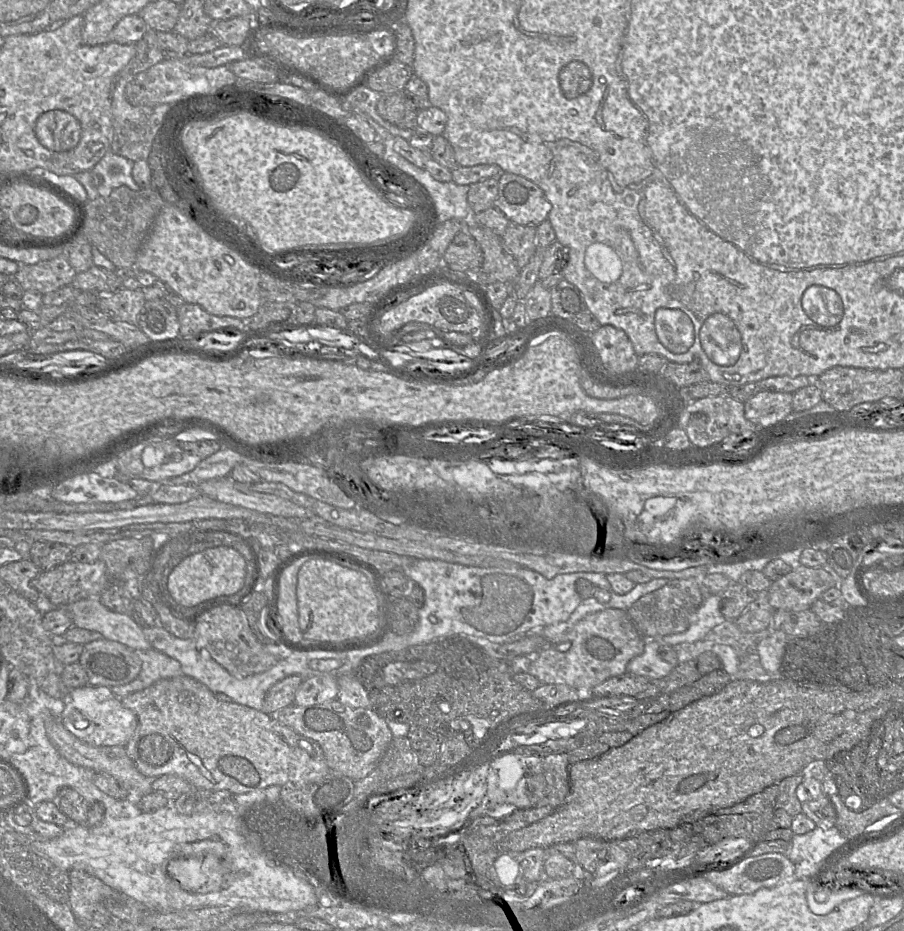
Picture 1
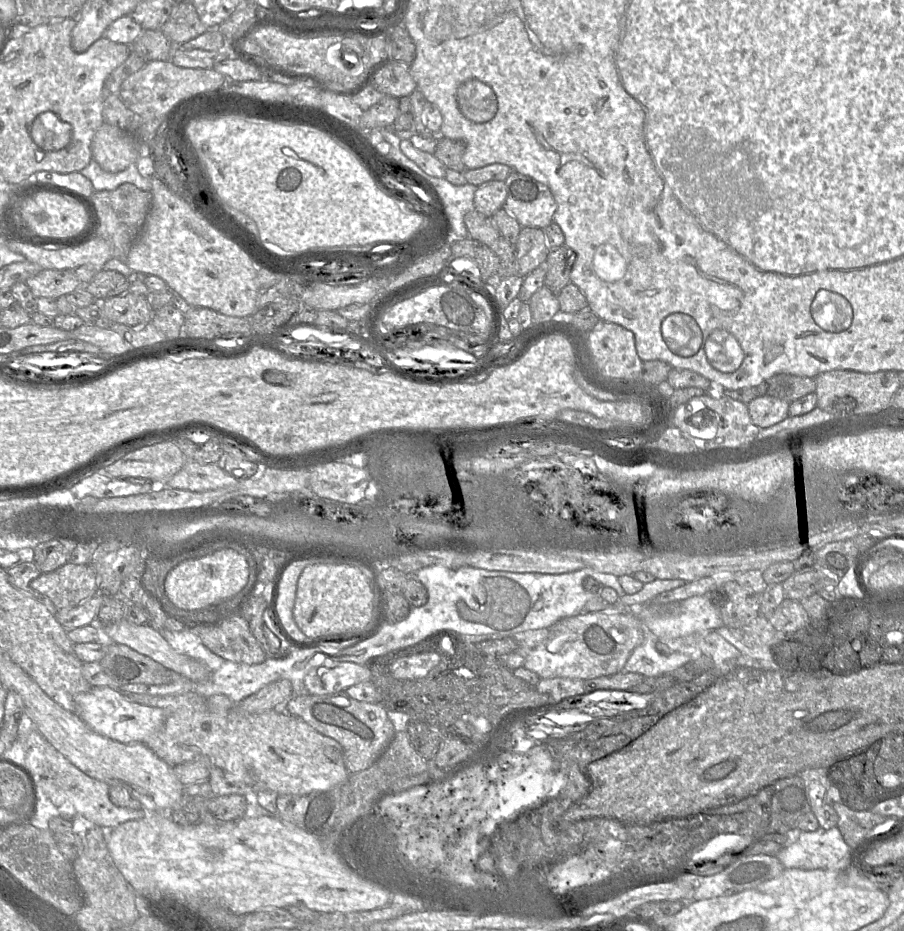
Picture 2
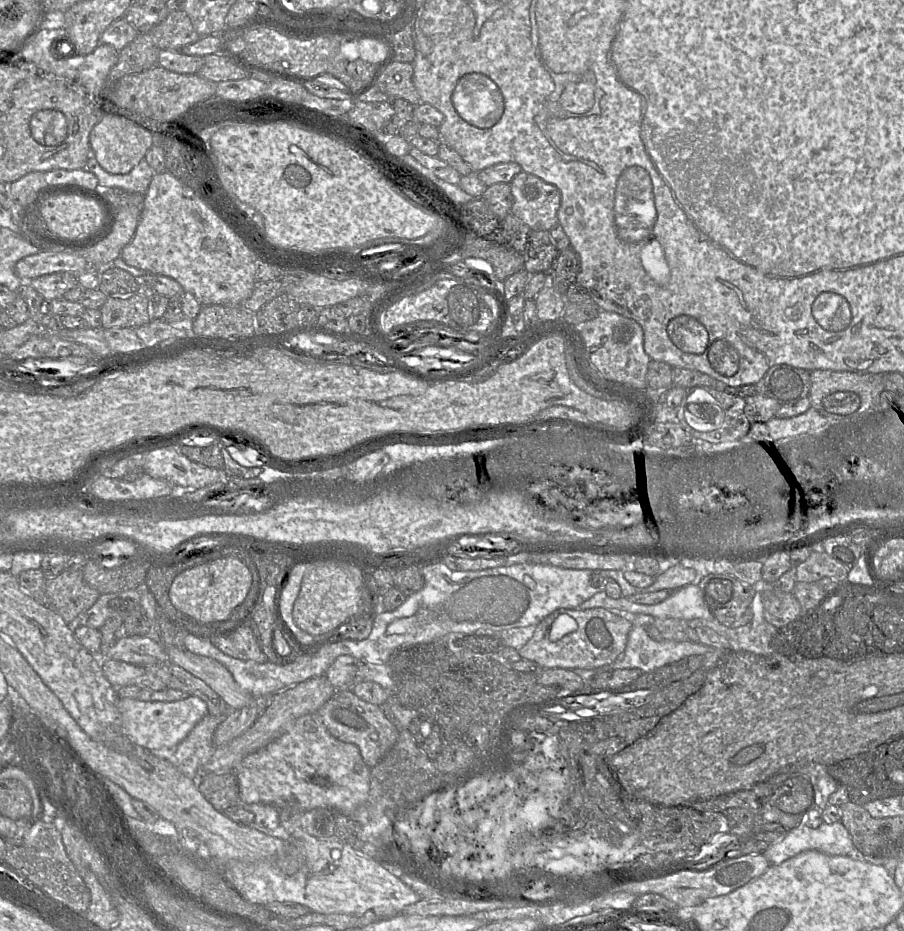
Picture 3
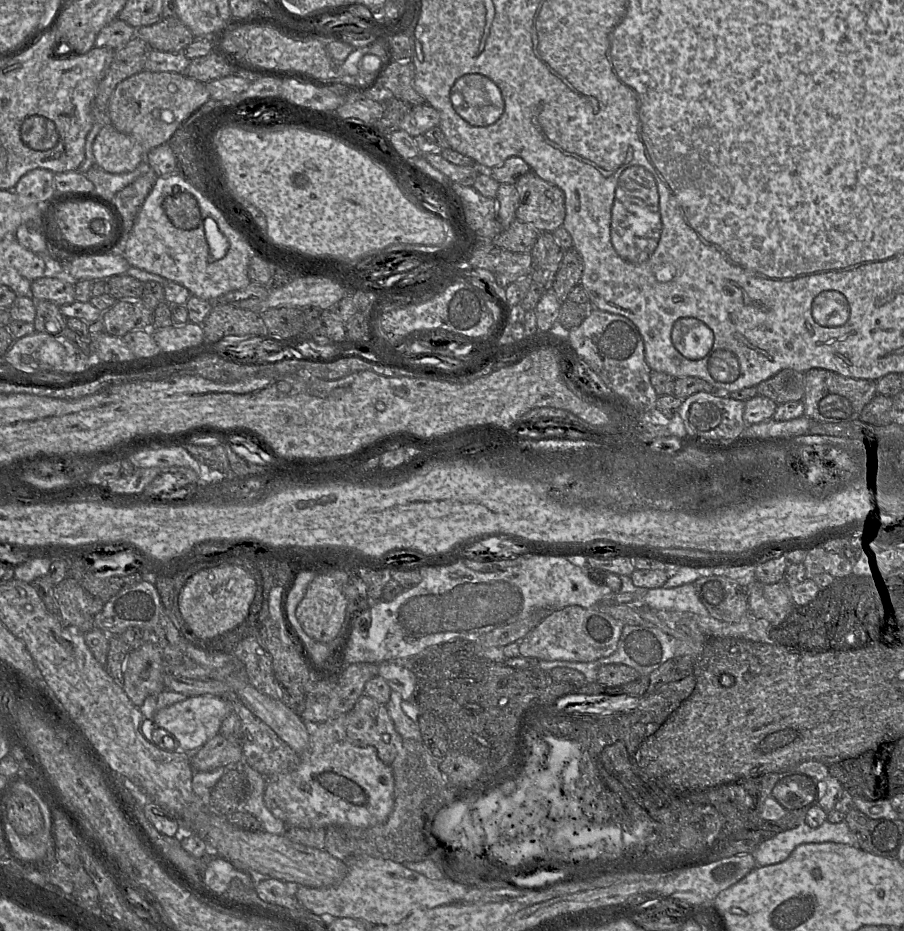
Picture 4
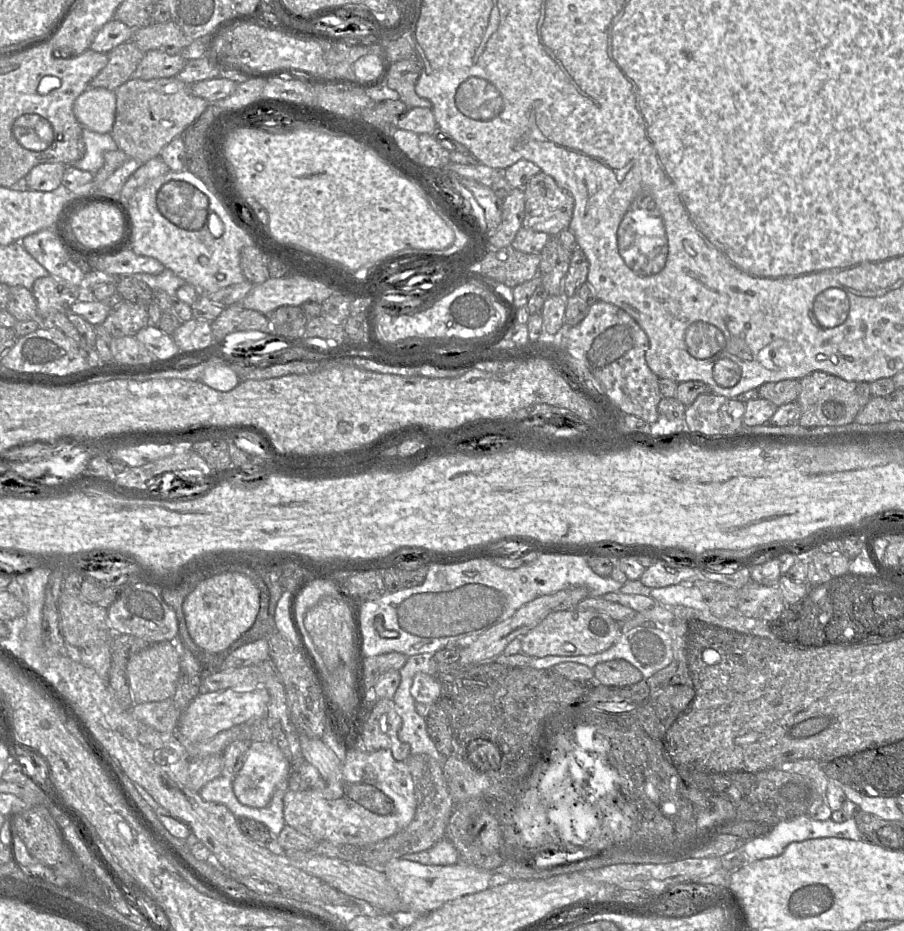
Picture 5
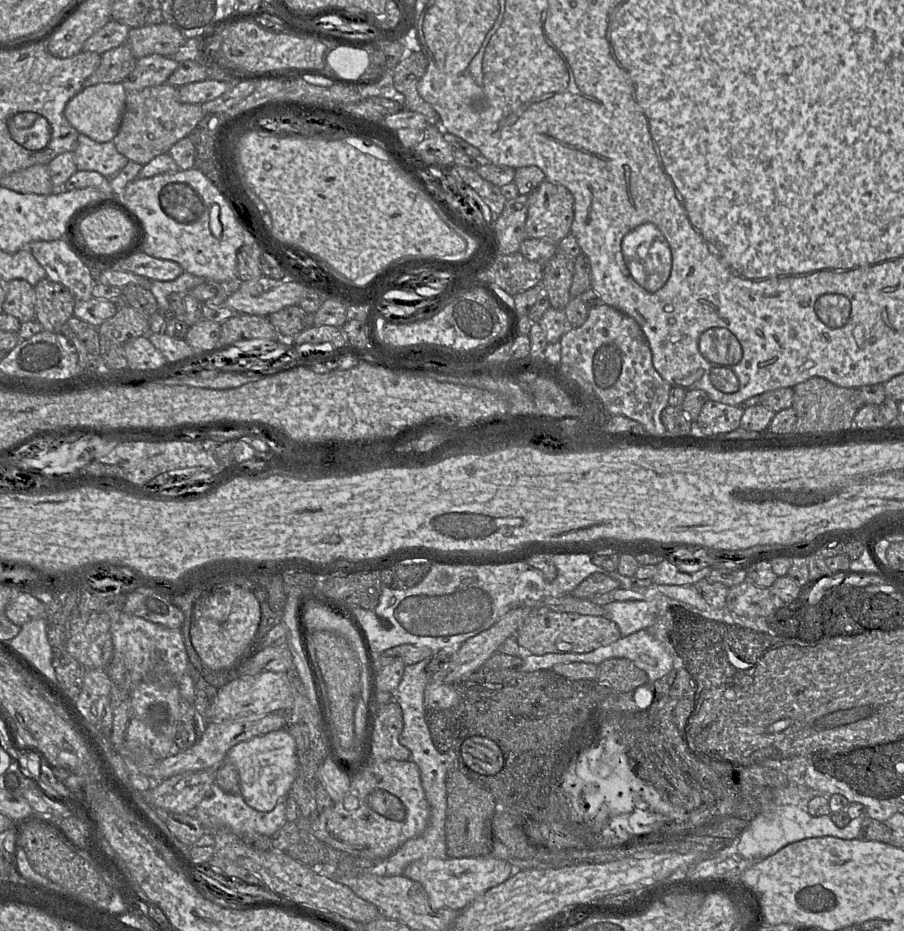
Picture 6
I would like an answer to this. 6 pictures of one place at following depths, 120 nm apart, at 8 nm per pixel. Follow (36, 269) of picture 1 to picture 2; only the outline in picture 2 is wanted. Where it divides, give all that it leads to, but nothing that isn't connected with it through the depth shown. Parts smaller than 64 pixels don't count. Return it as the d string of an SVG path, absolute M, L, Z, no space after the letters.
M42 269L38 274L25 281L35 298L57 299L79 288L82 283L73 270Z

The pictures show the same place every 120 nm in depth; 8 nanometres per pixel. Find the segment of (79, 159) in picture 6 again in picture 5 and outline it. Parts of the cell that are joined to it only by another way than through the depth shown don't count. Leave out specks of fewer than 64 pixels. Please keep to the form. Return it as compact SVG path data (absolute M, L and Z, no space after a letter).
M83 128L85 155L73 165L77 169L96 173L104 164L104 153L119 149L110 133L97 133Z

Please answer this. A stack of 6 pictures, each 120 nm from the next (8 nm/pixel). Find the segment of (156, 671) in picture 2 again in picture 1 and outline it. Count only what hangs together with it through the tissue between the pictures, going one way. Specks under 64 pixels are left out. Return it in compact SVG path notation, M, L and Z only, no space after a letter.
M106 639L84 645L79 664L88 676L89 685L106 687L133 681L142 668L135 650Z

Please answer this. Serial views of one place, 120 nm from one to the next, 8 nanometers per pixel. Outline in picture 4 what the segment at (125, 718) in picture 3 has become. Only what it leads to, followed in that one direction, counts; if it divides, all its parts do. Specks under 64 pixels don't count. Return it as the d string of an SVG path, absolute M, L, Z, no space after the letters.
M194 695L159 710L152 718L152 743L169 752L195 753L220 732L223 720L234 711L234 703L215 695Z

